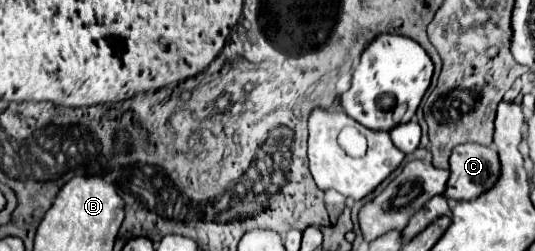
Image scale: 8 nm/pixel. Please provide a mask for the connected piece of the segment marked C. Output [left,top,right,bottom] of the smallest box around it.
[443,143,501,201]

